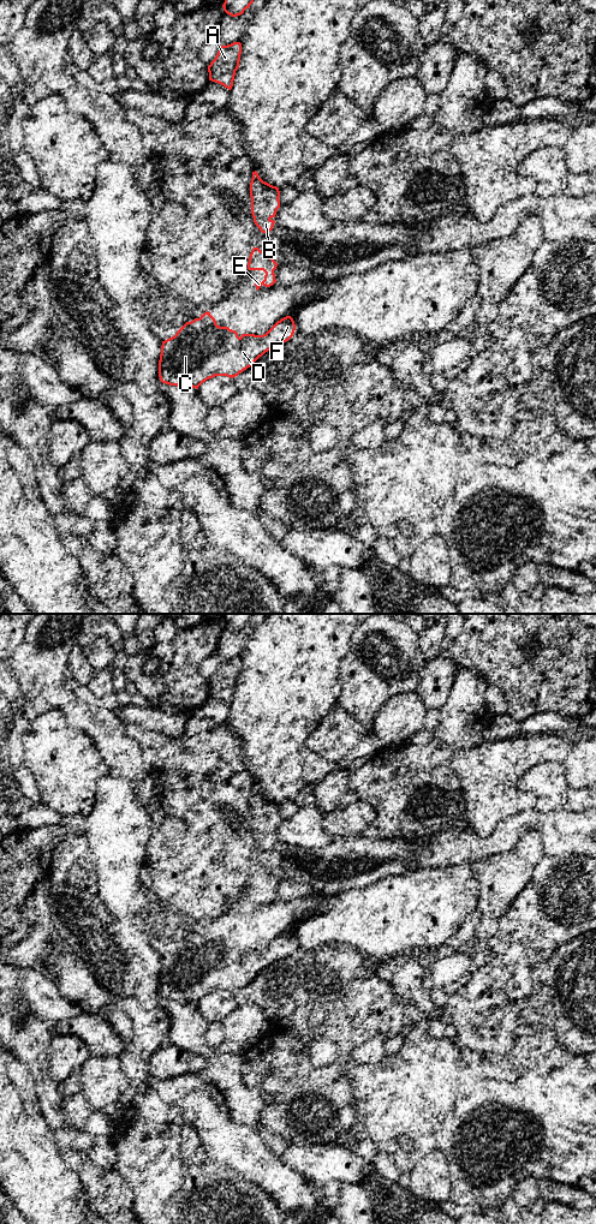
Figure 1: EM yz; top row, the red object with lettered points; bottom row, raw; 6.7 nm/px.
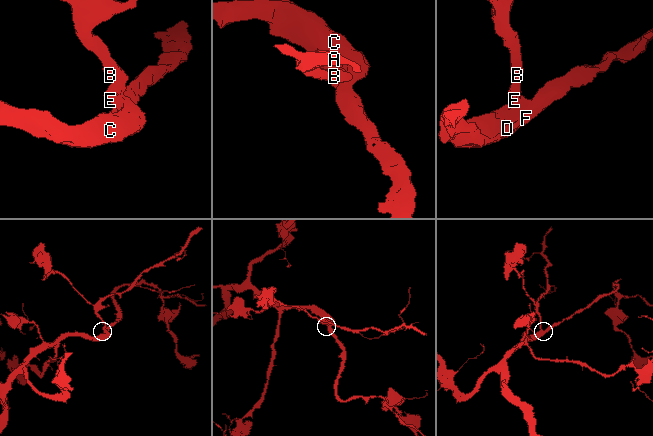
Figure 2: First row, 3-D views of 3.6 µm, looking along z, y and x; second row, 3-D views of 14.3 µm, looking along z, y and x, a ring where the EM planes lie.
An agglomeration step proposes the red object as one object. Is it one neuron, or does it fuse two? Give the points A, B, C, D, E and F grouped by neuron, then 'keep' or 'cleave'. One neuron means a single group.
A B C D E F | keep

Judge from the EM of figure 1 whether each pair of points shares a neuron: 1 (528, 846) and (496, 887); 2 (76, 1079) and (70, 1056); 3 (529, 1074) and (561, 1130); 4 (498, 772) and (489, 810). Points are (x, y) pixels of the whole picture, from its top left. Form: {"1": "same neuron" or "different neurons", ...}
{"1": "same neuron", "2": "different neurons", "3": "same neuron", "4": "same neuron"}

